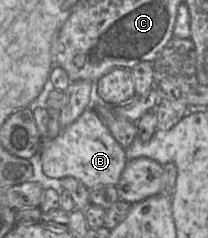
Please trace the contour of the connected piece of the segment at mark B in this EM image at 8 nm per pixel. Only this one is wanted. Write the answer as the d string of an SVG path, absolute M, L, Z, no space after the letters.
M46 107L33 110L37 129L41 135L39 159L42 171L51 178L74 177L88 190L118 183L128 160L123 148L111 135L94 109L87 108L73 123L62 128L54 139L47 137L49 115Z

